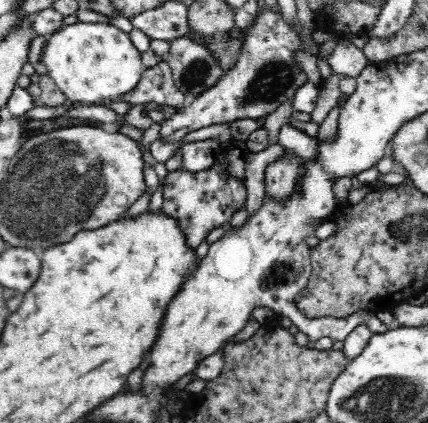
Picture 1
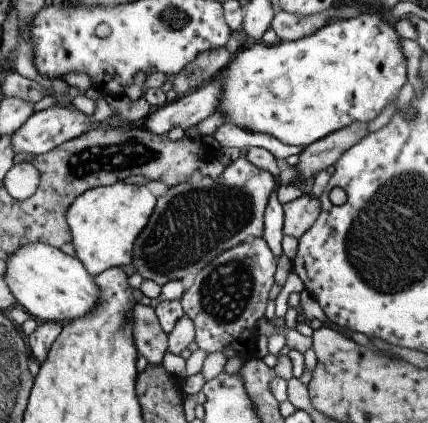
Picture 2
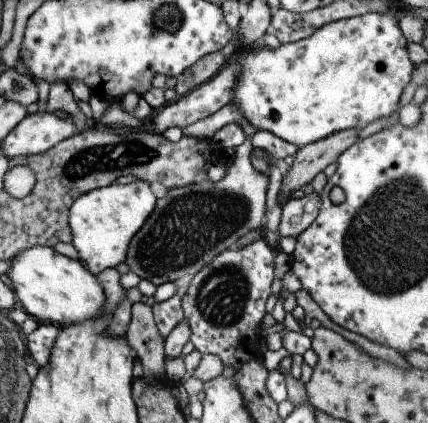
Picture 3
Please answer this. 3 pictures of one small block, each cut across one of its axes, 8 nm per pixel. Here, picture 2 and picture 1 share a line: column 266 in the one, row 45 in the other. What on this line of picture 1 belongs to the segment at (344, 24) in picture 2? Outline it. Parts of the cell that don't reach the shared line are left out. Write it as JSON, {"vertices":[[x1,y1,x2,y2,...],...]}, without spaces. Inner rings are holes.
{"vertices":[[78,22,66,26,48,38,42,56,42,62,48,68,48,76,52,76,52,80,72,104,110,106,112,102,118,102,122,96,132,92,140,84,146,70,142,64,142,54,134,48,132,38,112,22]]}

